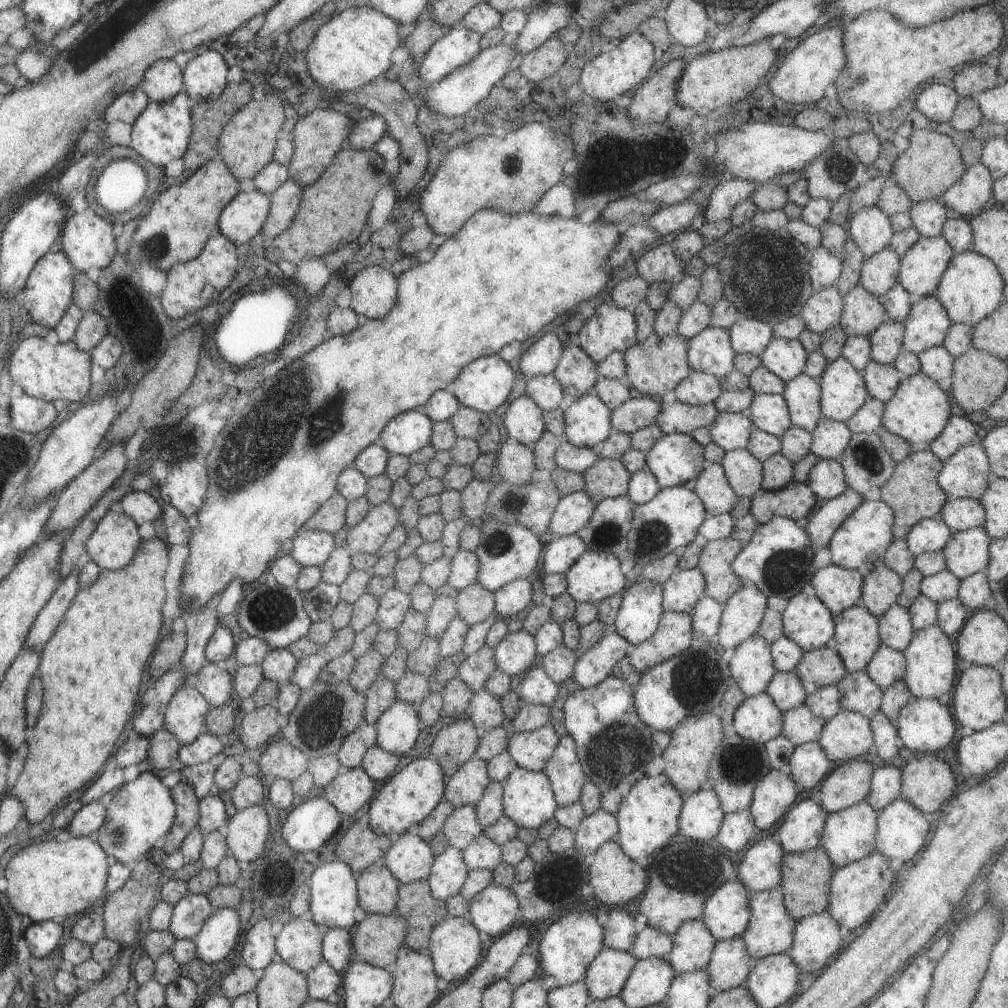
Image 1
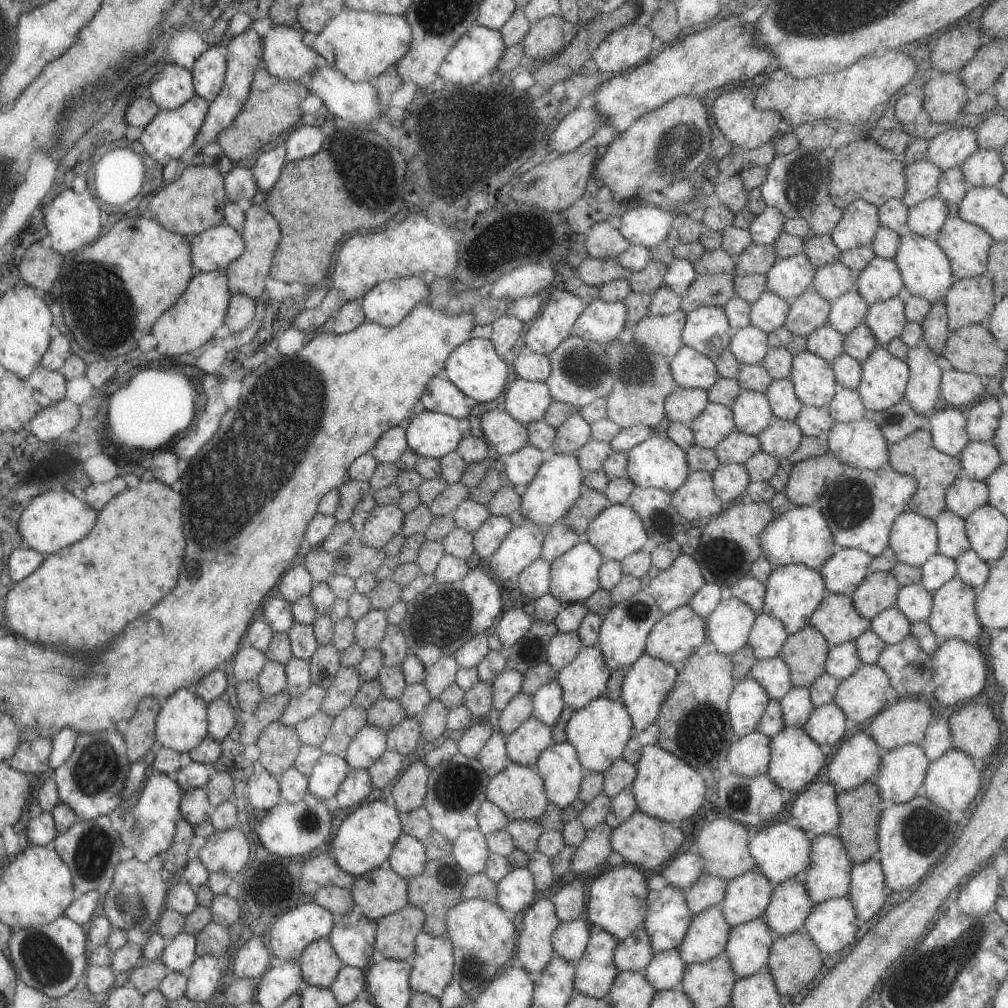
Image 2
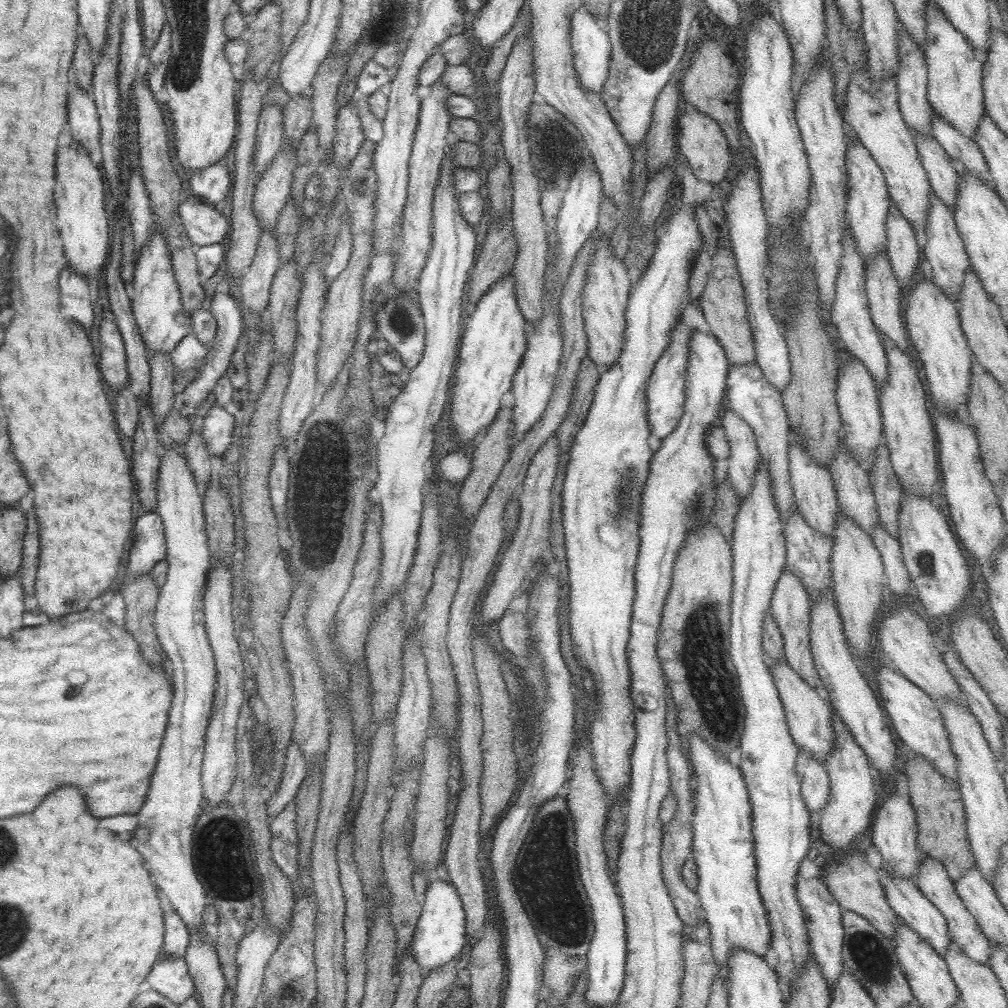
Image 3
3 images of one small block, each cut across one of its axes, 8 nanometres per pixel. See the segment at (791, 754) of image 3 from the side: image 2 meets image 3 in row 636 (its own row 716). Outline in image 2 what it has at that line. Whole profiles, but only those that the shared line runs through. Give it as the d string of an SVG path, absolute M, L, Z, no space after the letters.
M749 677L734 684L726 702L726 709L732 733L736 738L754 730L769 701L763 687Z

